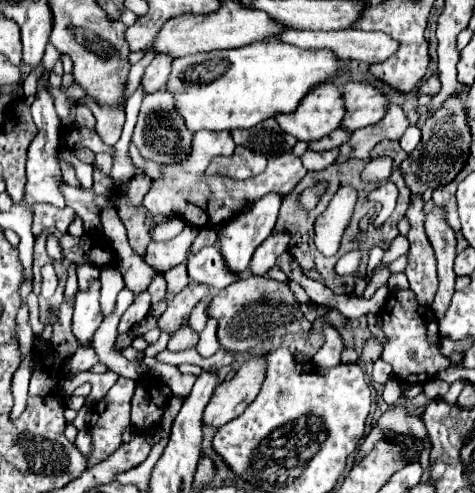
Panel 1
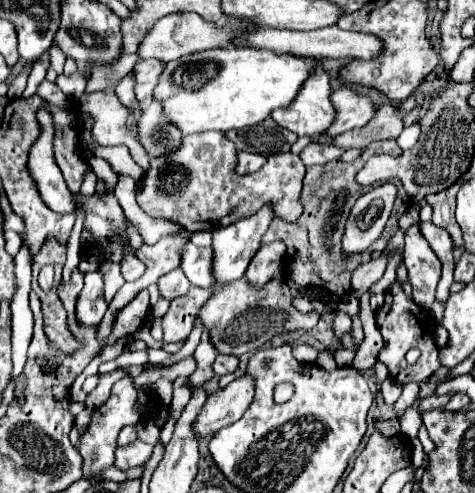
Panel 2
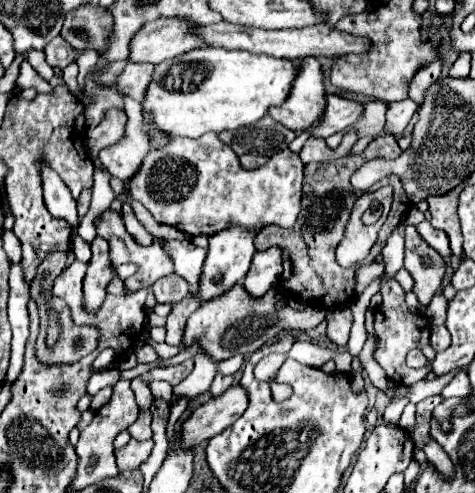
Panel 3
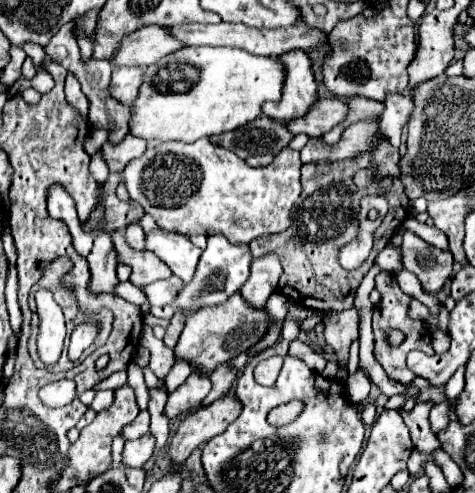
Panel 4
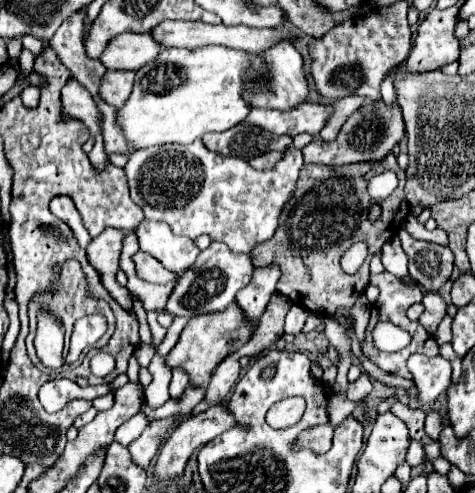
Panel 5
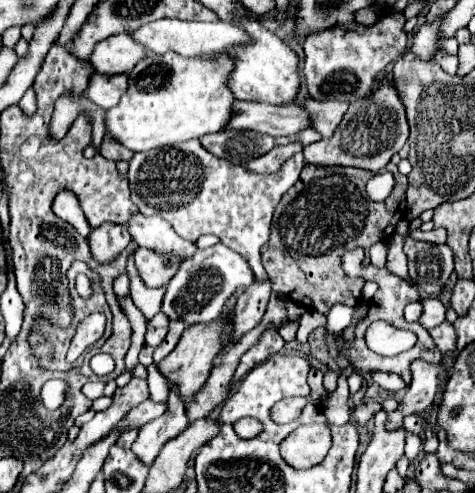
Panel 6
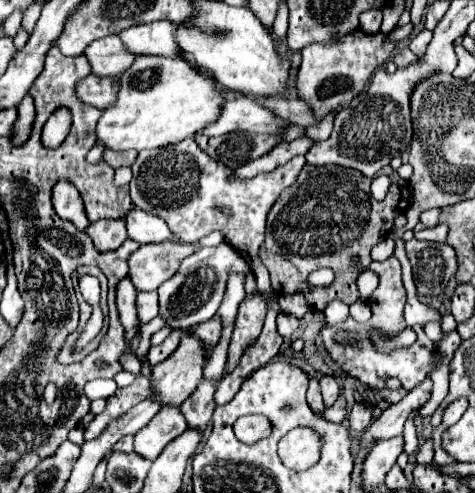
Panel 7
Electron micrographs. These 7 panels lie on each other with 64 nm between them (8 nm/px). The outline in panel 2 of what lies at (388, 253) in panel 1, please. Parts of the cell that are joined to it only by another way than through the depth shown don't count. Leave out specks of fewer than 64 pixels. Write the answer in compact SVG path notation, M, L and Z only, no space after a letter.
M384 256L374 258L368 264L360 264L352 274L352 290L354 290L354 294L360 298L374 282L378 282L382 278L384 268L386 268L386 258Z

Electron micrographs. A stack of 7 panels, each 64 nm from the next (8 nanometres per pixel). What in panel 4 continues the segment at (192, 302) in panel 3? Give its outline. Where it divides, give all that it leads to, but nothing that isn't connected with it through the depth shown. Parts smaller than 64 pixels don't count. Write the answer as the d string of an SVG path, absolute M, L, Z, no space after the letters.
M176 310L176 314L172 316L170 320L170 326L166 328L166 336L164 336L164 344L168 348L174 348L176 342L178 342L178 336L182 334L182 328L184 328L184 322L186 322L186 314Z

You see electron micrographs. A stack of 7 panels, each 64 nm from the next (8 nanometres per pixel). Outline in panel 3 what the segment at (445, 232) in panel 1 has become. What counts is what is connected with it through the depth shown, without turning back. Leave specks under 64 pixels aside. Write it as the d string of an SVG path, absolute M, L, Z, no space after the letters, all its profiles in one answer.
M428 220L416 224L416 230L418 230L418 234L420 234L436 252L440 252L440 254L446 258L446 262L448 262L448 272L446 272L446 276L444 276L442 286L448 286L448 284L450 284L450 276L452 276L452 268L450 268L450 256L452 256L452 252L450 252L450 246L448 246L448 236L446 236L442 230L432 228L432 224L430 224Z

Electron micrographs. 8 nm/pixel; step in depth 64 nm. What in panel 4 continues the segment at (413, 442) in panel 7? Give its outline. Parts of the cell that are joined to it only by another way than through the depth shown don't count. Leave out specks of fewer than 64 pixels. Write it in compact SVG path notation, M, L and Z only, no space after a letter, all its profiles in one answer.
M412 450L412 456L408 458L408 470L410 470L410 474L416 474L426 462L433 462L434 459L430 454L424 454L424 452L420 452L420 450Z

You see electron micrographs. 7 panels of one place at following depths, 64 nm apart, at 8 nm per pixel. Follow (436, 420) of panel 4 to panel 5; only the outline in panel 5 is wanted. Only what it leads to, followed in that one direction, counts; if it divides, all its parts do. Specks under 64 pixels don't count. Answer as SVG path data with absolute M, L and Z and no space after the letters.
M430 412L426 416L426 426L424 426L426 434L430 440L438 440L438 434L442 432L442 416L438 412Z

